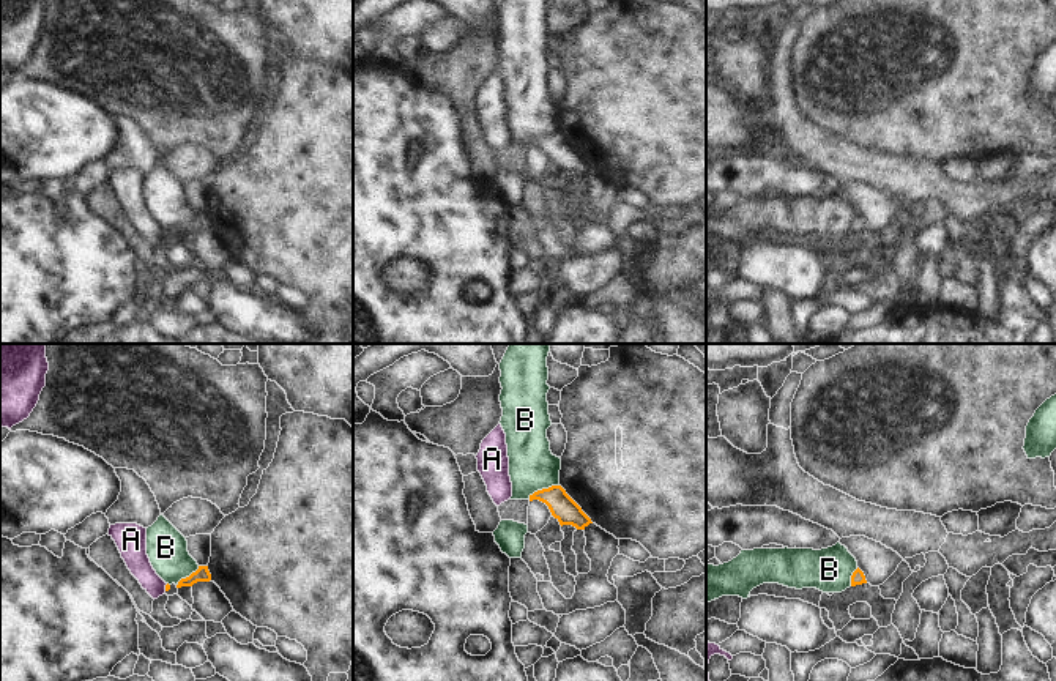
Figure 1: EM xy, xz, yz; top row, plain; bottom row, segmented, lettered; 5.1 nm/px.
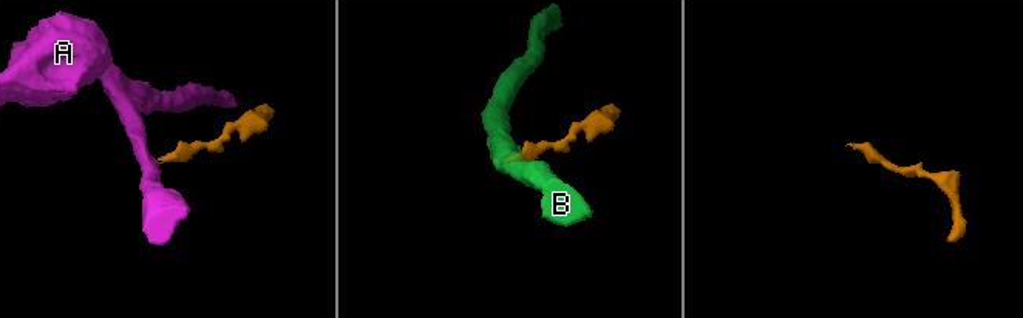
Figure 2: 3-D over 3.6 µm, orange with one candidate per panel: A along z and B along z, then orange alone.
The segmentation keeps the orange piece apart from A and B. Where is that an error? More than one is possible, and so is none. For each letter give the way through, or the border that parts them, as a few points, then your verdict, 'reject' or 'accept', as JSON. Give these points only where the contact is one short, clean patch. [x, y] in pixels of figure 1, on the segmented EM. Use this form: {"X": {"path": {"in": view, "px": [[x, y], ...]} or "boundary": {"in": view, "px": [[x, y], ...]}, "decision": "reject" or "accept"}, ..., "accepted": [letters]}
{"A": {"boundary": {"in": "xy", "px": [[167, 584], [164, 590]]}, "decision": "reject"}, "B": {"boundary": {"in": "xz", "px": [[558, 484], [538, 489], [528, 497]]}, "decision": "reject"}, "accepted": []}

